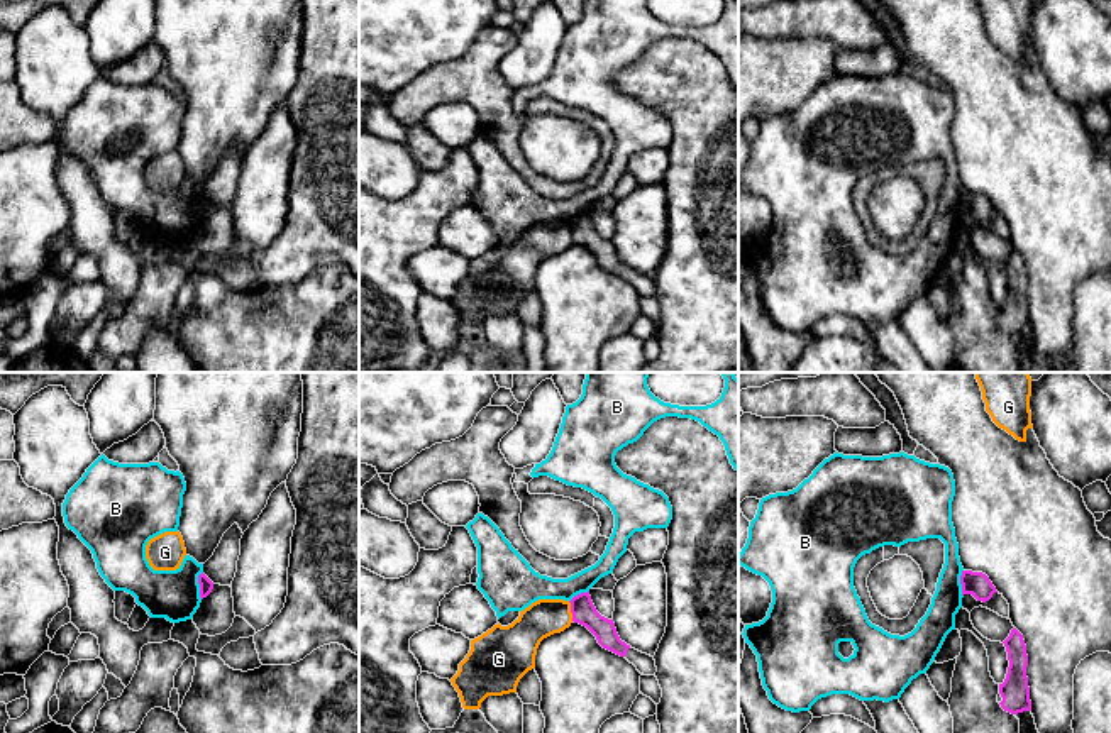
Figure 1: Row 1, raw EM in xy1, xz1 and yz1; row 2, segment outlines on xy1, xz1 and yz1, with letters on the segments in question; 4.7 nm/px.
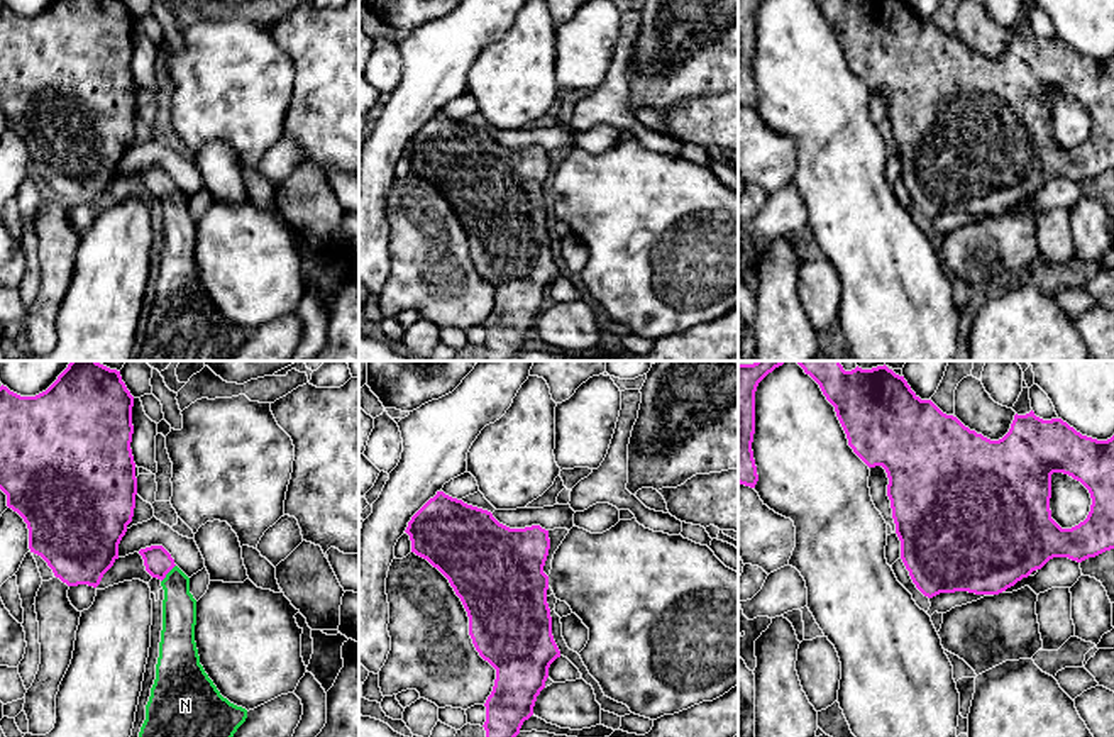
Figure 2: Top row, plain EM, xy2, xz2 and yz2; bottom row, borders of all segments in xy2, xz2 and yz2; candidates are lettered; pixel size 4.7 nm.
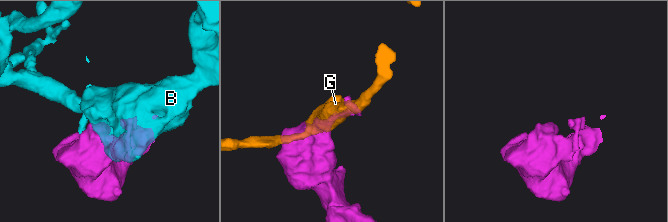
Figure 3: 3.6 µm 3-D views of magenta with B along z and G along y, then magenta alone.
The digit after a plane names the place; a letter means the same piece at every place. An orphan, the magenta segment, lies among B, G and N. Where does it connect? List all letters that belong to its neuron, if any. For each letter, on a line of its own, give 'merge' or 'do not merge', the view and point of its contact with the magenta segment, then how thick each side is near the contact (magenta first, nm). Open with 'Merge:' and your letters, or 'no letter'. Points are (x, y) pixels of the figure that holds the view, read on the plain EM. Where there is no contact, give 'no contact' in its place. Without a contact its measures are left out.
Merge: N
B: do not merge; meets magenta in xy1 at (198, 203); 60 nm thick on the magenta side, 240 nm on the other
G: do not merge; meets magenta in xz1 at (571, 232); 120 nm thick on the magenta side, 180 nm on the other
N: merge; meets magenta in xy2 at (168, 192); 140 nm thick on the magenta side, 160 nm on the other

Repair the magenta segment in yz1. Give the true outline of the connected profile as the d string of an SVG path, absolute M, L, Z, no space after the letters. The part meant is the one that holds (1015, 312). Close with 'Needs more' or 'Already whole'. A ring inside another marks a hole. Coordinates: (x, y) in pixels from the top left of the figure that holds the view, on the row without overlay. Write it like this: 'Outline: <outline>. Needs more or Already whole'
Outline: M1013 249L1003 264L1008 273L1009 288L1004 303L999 305L999 315L1003 318L999 325L1011 335L1031 332L1026 298L1028 276L1023 256Z. Already whole

